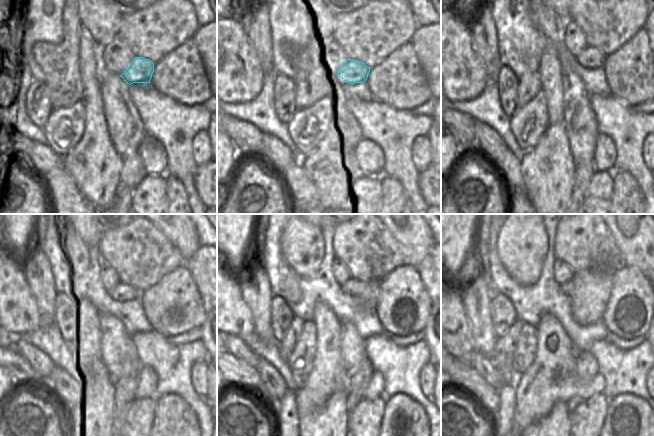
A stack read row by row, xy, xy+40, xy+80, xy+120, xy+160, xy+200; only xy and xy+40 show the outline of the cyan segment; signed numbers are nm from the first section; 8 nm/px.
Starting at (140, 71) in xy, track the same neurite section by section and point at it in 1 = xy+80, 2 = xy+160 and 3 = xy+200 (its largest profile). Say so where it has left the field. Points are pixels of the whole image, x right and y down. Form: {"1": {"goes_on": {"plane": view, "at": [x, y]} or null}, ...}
{"1": {"goes_on": {"plane": "xy+80", "at": [569, 65]}}, "2": {"goes_on": {"plane": "xy+160", "at": [341, 274]}}, "3": {"goes_on": {"plane": "xy+200", "at": [563, 272]}}}

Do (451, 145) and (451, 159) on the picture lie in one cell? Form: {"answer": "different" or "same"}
{"answer": "same"}

